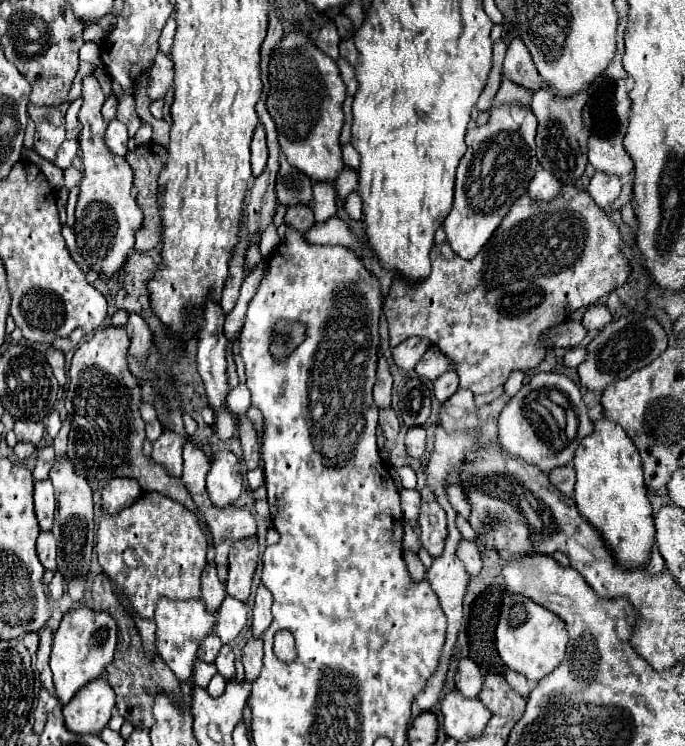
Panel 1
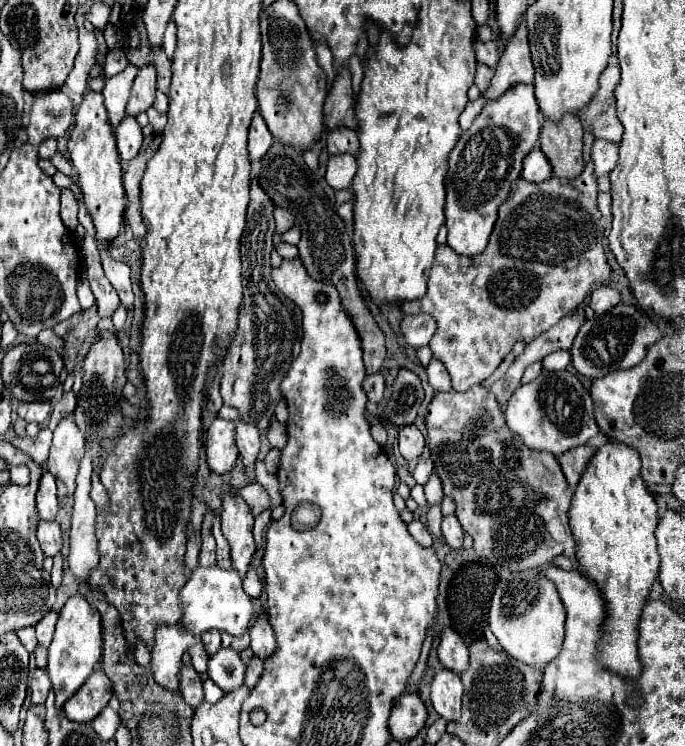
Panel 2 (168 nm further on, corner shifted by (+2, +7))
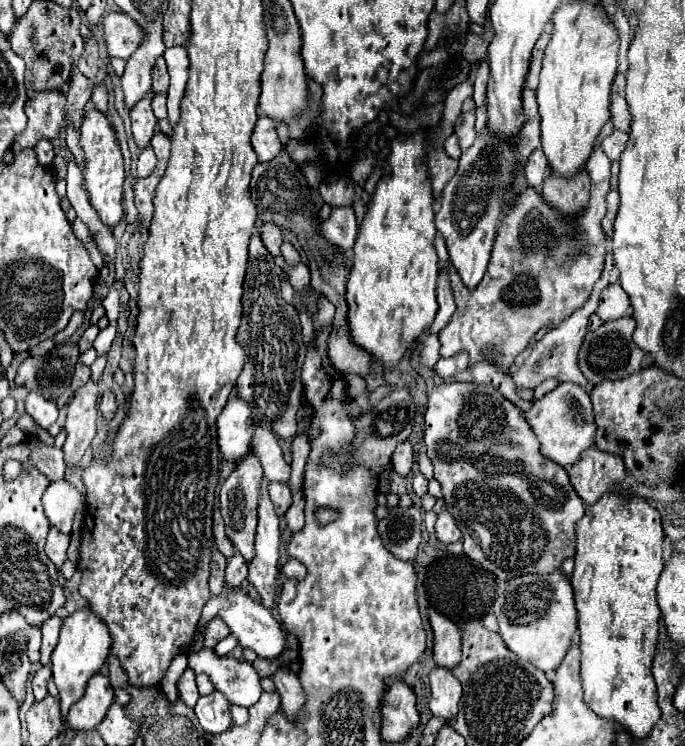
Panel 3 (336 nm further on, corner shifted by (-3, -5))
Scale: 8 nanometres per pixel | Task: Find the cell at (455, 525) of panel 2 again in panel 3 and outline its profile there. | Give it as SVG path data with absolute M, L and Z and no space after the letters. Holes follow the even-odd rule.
M443 510L443 512L437 516L435 536L437 536L437 540L441 540L443 544L453 544L453 542L459 542L459 540L461 540L461 530L457 528L453 516L451 516L447 510Z

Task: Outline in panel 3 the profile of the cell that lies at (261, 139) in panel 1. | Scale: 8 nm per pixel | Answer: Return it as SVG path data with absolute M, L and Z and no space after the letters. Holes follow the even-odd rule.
M259 116L253 136L251 136L251 144L253 144L253 150L259 158L259 162L273 160L283 150L281 142L277 138L277 132L275 132L275 122L269 120L267 116Z

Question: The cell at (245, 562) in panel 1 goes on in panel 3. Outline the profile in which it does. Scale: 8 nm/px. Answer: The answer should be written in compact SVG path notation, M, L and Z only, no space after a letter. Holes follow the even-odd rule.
M249 452L233 470L233 474L223 482L219 500L221 500L221 516L225 520L225 532L227 538L233 542L235 550L245 558L245 562L253 560L255 556L255 528L257 528L257 496L259 496L259 484L263 478L263 468L259 460Z

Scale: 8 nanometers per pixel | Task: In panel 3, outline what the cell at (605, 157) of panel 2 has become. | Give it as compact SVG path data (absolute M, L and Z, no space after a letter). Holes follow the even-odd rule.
M613 130L613 134L611 134L611 136L607 136L607 138L603 140L601 148L603 148L605 156L609 156L609 160L611 160L611 162L617 162L617 160L619 160L619 156L621 156L621 152L623 152L623 150L625 150L625 146L627 146L627 140L629 140L629 134L627 134L627 132Z

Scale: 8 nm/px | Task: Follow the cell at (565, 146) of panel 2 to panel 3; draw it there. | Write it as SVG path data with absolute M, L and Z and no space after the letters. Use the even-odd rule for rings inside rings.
M585 168L573 176L559 176L551 172L543 184L543 198L563 214L575 216L589 202L589 174Z

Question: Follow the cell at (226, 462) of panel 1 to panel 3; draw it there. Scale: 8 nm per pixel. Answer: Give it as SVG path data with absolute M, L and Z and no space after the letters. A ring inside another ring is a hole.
M231 396L217 420L217 444L221 460L233 464L243 460L243 456L247 456L249 452L251 436L253 436L251 410L243 400Z

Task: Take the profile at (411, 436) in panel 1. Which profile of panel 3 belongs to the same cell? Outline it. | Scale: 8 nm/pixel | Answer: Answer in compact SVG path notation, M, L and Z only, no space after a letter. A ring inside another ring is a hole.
M407 440L407 442L401 442L401 444L395 448L393 456L391 456L393 468L395 468L395 472L399 472L401 476L407 476L407 474L411 472L415 460L417 460L417 452L415 452L415 446L413 446L409 440Z

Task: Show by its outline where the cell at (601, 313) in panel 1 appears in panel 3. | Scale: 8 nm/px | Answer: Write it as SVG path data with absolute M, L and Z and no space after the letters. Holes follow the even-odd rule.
M611 284L601 292L601 300L599 300L599 308L597 308L597 316L603 322L627 316L631 304L629 298L625 294L625 290L619 284Z

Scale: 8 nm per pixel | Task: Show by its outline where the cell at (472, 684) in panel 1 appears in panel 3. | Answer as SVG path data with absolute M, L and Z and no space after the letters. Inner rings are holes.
M435 610L429 612L429 620L435 634L435 640L433 640L435 664L451 670L461 662L461 630L451 620L437 614Z

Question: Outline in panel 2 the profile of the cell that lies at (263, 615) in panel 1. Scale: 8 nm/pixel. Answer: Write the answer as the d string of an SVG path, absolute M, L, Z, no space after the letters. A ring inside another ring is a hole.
M266 616L258 618L256 624L250 628L250 638L252 638L250 648L254 656L260 658L262 662L266 662L276 652L276 636Z

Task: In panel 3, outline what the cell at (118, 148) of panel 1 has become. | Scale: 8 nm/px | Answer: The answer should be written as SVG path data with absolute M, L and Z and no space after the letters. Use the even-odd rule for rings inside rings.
M151 144L145 146L145 148L139 152L139 158L137 158L137 162L135 162L135 168L137 168L135 172L137 172L139 178L145 178L145 176L149 176L149 174L153 172L153 168L155 168L155 154L153 154Z

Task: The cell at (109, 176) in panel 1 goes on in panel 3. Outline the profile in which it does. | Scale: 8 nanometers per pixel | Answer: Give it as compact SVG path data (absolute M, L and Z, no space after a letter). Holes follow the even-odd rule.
M89 108L85 112L83 124L81 124L81 150L85 156L85 190L89 194L89 202L91 206L97 210L99 218L107 224L107 226L115 226L119 224L119 220L123 218L123 178L125 178L125 166L123 166L123 156L115 138L115 130L109 124L109 120L105 118L103 112Z

